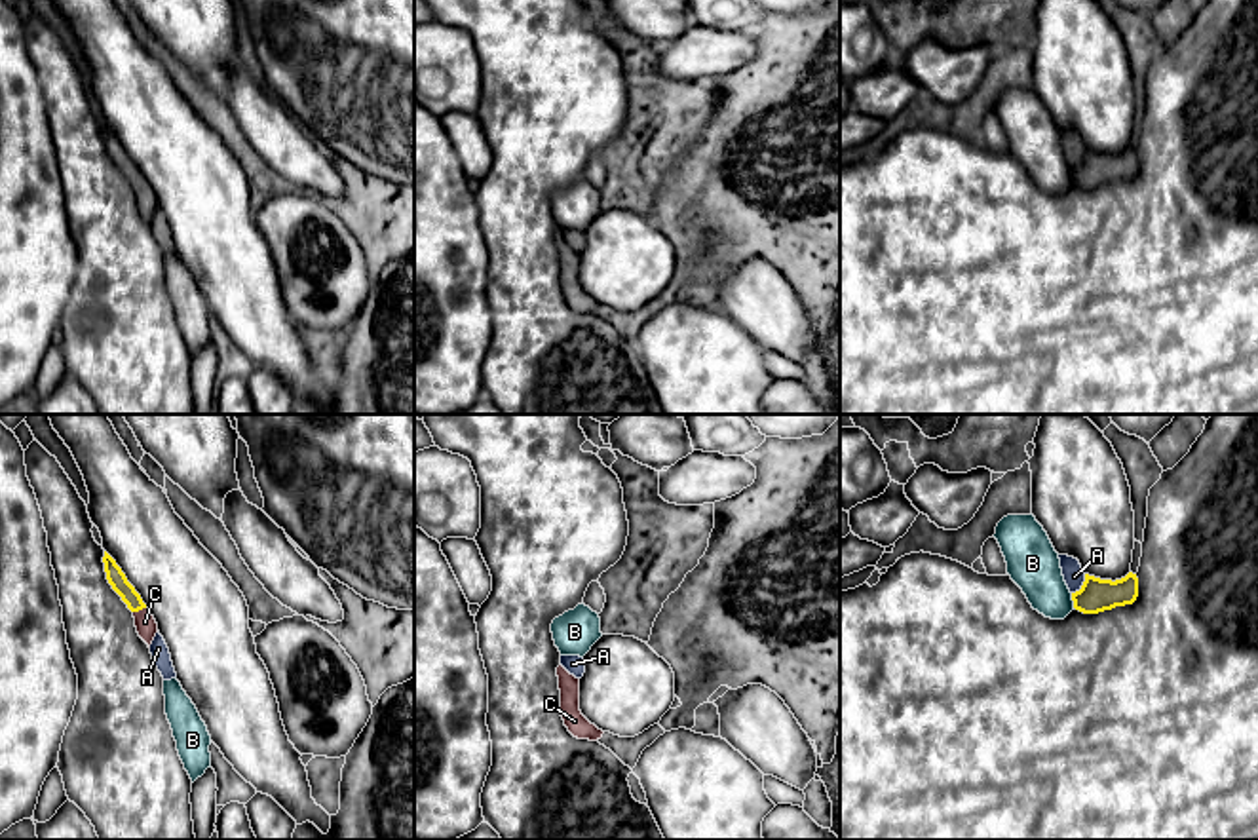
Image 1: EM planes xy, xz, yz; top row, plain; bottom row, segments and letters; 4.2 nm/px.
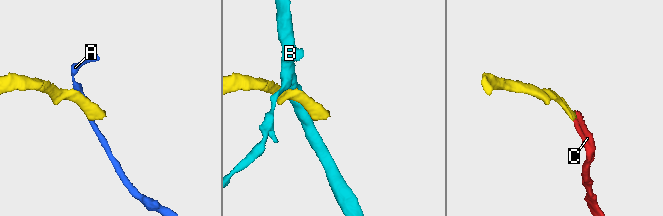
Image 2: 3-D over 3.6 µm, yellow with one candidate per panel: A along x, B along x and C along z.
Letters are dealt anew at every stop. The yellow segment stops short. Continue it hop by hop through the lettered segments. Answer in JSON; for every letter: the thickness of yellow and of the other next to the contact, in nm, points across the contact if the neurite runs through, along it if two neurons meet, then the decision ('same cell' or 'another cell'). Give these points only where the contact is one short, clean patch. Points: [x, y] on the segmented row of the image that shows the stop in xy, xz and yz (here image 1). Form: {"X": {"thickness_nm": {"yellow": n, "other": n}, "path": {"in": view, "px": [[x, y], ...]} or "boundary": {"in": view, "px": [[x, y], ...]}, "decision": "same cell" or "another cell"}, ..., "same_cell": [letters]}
{"A": {"thickness_nm": {"yellow": 140, "other": 90}, "decision": "another cell"}, "B": {"thickness_nm": {"yellow": 140, "other": 220}, "boundary": {"in": "yz", "px": [[1070, 593], [1074, 607]]}, "decision": "another cell"}, "C": {"thickness_nm": {"yellow": 80, "other": 90}, "path": {"in": "xy", "px": [[116, 578], [139, 609], [147, 628]]}, "decision": "same cell"}, "same_cell": ["C"]}

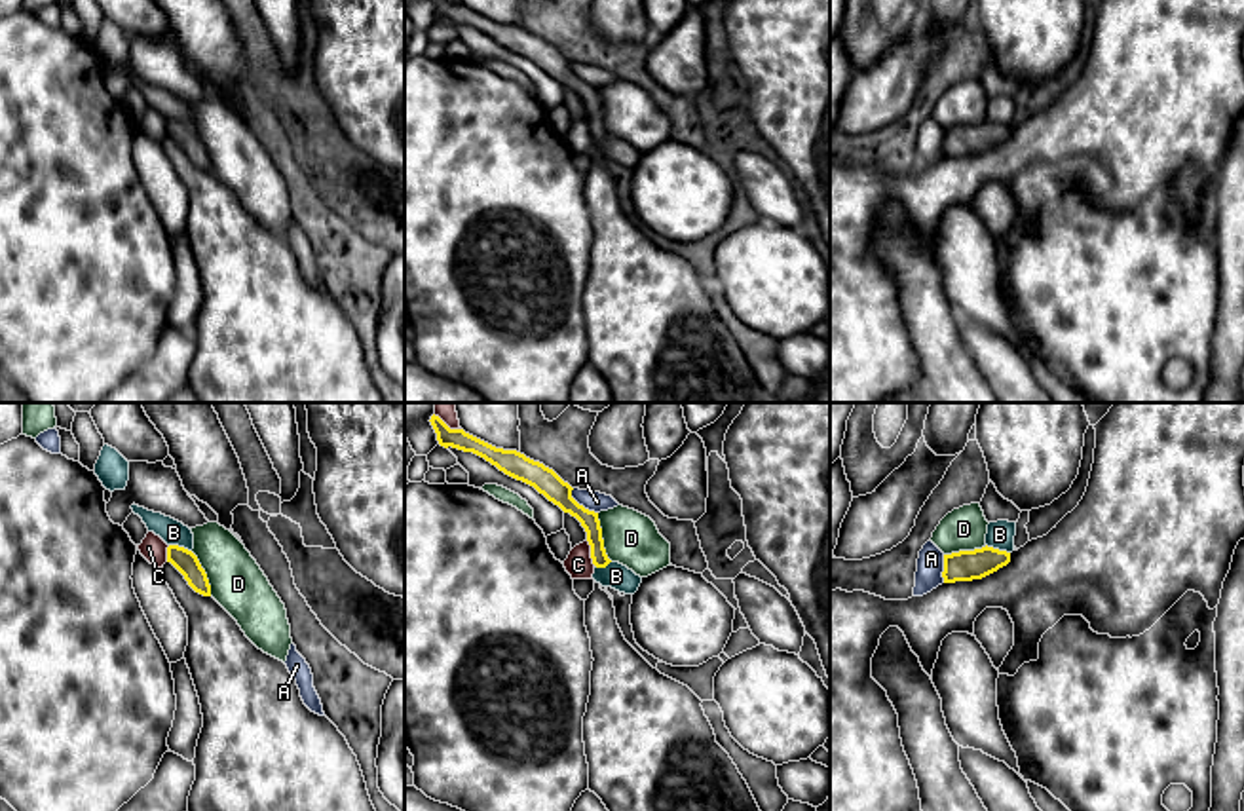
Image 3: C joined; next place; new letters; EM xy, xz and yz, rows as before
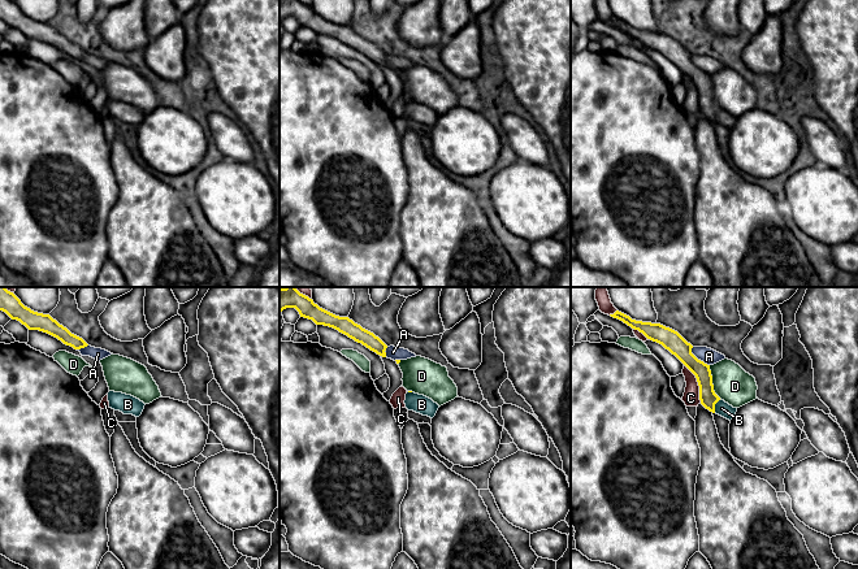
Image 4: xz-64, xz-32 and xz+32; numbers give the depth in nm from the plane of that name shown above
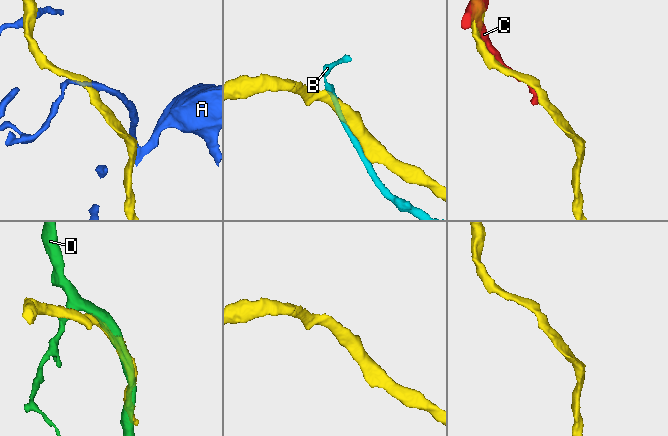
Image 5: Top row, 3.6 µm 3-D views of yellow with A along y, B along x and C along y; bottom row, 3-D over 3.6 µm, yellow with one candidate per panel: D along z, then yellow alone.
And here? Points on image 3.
{"A": {"thickness_nm": {"yellow": 110, "other": 90}, "decision": "another cell"}, "B": {"thickness_nm": {"yellow": 130, "other": 110}, "decision": "another cell"}, "C": {"thickness_nm": {"yellow": 80, "other": 110}, "decision": "another cell"}, "D": {"thickness_nm": {"yellow": 100, "other": 220}, "boundary": {"in": "xz", "px": [[597, 513], [603, 547], [612, 561]]}, "decision": "another cell"}, "same_cell": []}

